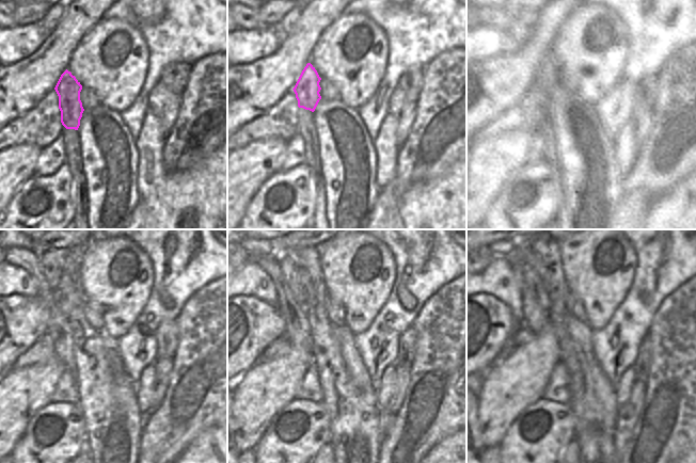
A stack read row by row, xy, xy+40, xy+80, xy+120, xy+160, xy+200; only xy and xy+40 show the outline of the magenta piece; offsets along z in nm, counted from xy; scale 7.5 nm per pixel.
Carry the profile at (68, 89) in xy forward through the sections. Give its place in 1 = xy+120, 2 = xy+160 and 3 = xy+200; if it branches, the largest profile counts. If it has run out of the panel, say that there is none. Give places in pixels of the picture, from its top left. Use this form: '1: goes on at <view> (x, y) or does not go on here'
1: goes on at xy+120 (69, 296)
2: goes on at xy+160 (302, 274)
3: goes on at xy+200 (523, 254)

